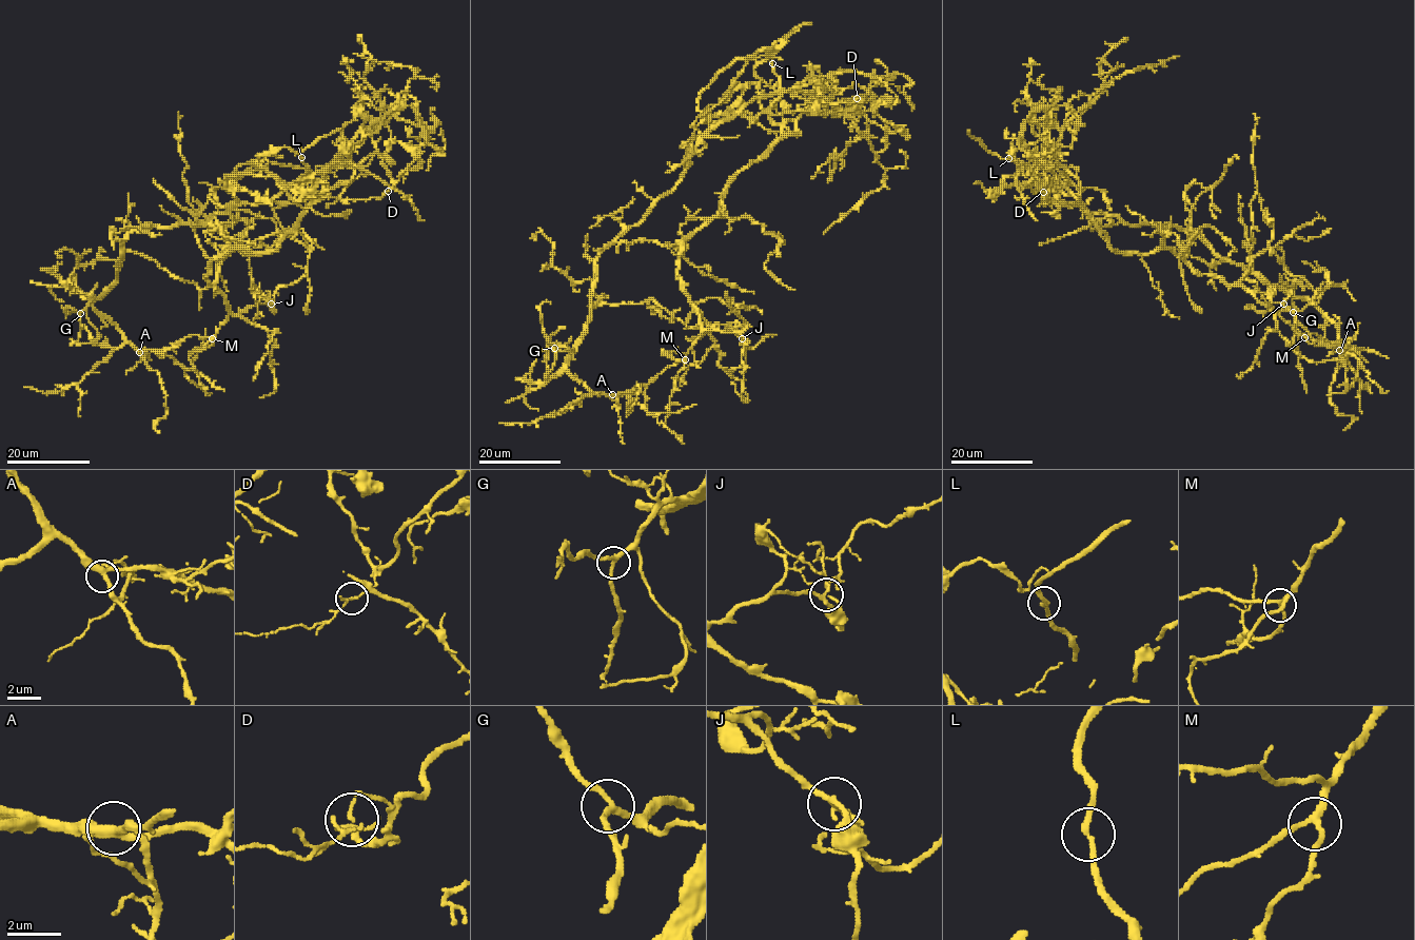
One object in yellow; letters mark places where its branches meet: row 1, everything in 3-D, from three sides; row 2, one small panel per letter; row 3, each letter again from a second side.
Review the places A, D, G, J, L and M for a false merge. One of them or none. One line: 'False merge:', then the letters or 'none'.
False merge: D

